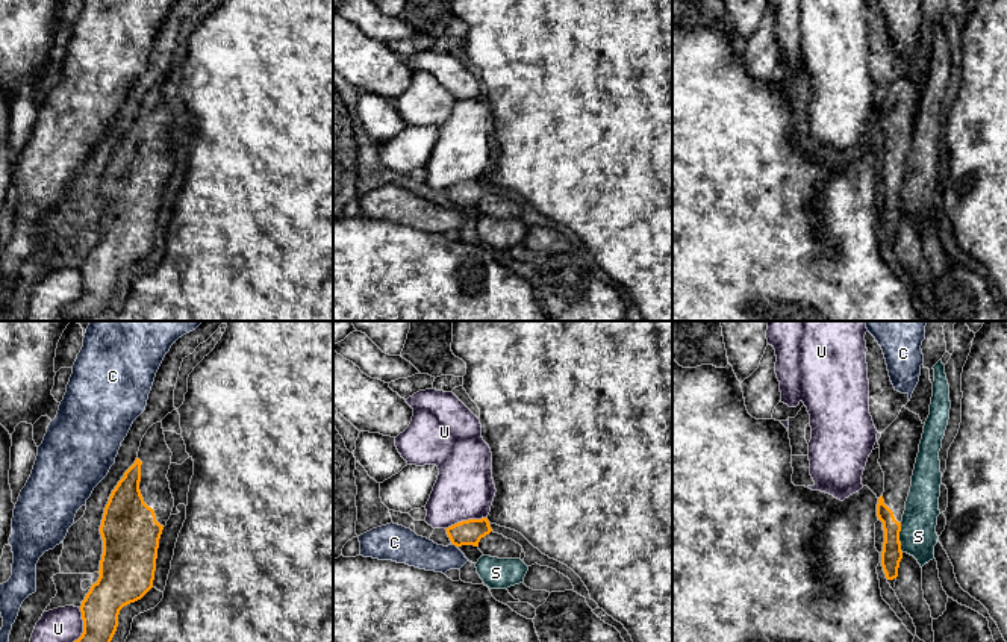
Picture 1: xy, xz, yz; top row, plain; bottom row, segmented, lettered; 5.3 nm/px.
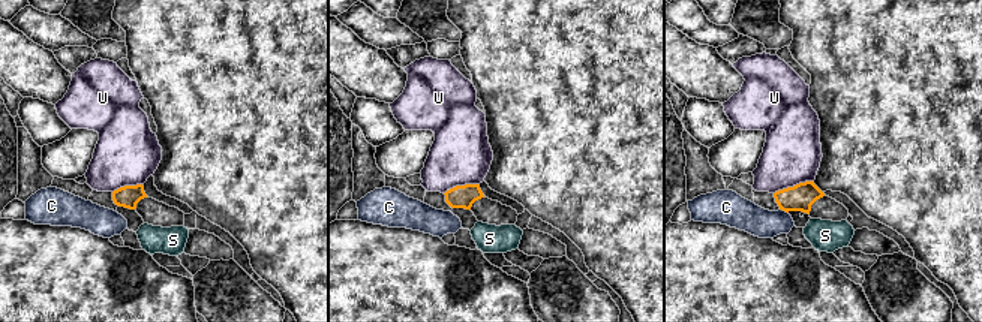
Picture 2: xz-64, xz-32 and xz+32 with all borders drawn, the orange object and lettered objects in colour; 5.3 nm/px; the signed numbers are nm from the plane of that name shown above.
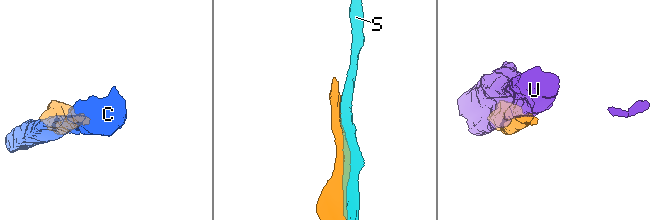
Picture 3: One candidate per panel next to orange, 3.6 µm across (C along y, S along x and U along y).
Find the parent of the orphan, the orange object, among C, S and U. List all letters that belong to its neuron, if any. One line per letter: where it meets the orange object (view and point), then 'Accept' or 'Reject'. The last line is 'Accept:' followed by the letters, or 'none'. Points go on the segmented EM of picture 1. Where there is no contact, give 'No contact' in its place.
C: Touches orange at xz (455, 544). Reject
S: Touches orange at yz (898, 538). Reject
U: Touches orange at xz (465, 521). Reject
Accept: none

